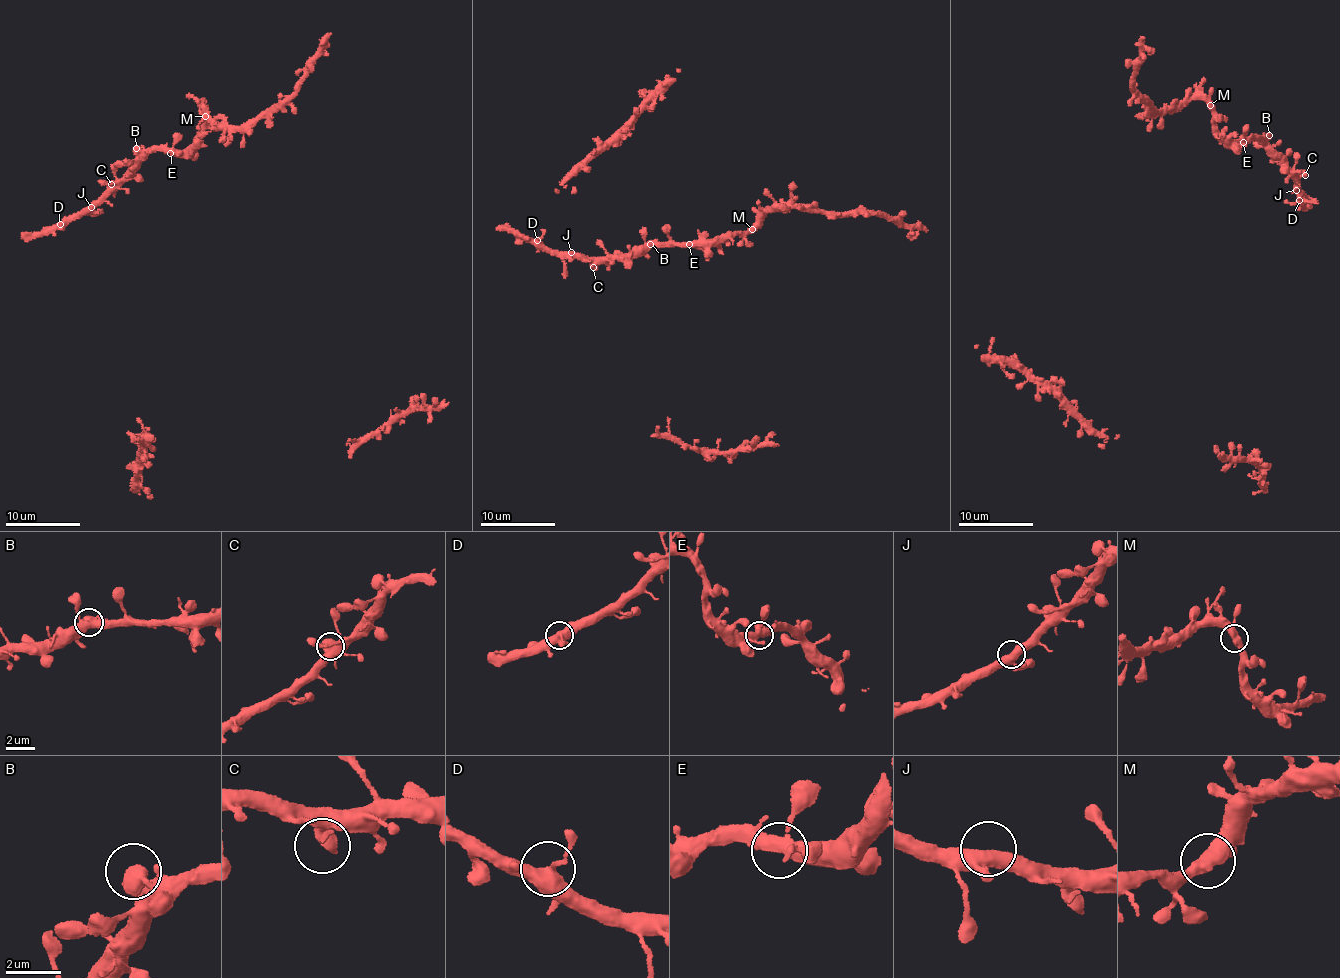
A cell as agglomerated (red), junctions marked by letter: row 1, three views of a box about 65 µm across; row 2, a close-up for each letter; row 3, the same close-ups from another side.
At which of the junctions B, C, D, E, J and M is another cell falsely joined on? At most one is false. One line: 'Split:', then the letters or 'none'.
Split: none

